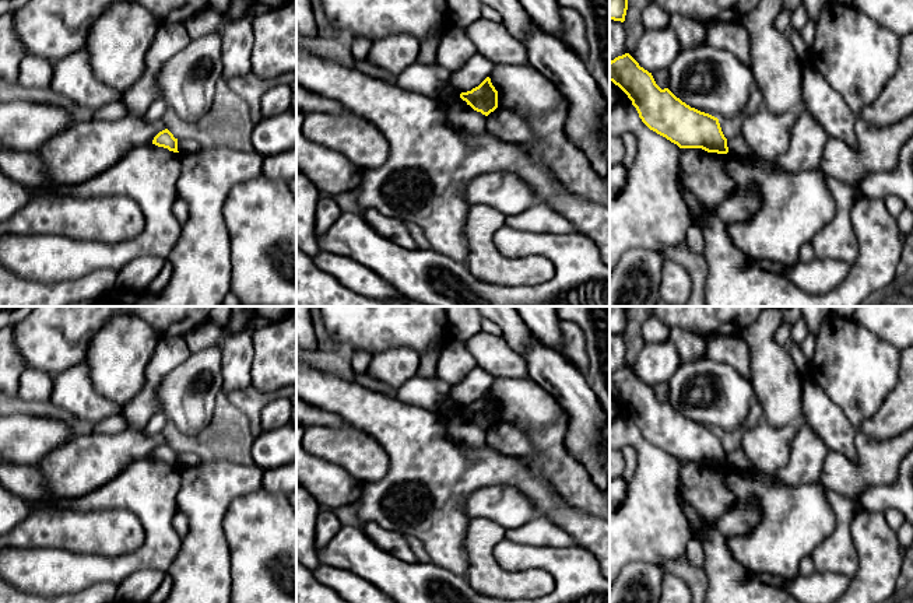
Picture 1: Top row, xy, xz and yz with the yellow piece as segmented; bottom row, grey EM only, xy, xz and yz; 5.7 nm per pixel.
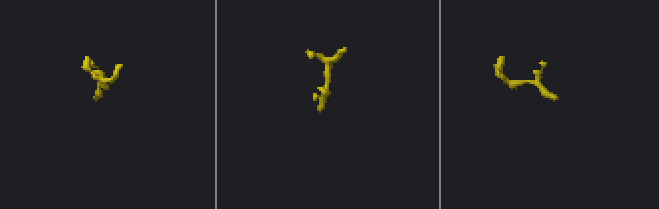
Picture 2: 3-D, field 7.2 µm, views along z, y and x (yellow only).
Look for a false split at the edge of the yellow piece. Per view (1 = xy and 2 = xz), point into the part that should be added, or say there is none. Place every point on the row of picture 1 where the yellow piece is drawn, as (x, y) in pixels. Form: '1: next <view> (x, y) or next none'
1: next none
2: next none

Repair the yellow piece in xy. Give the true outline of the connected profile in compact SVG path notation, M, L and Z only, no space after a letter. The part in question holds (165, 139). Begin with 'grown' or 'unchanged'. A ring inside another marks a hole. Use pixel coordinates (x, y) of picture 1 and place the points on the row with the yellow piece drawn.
unchanged; M168 129L159 132L154 137L152 144L168 148L169 151L173 151L173 152L179 152L178 151L178 139L175 139L173 134Z

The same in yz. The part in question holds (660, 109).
unchanged; M629 53L610 62L610 81L628 95L650 130L680 148L728 152L719 119L691 108L668 88L661 90L652 73L640 67Z

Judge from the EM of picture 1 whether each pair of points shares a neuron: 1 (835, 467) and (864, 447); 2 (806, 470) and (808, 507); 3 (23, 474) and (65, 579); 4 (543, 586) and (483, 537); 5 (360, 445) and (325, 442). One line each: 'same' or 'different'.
1: same
2: different
3: different
4: same
5: same

